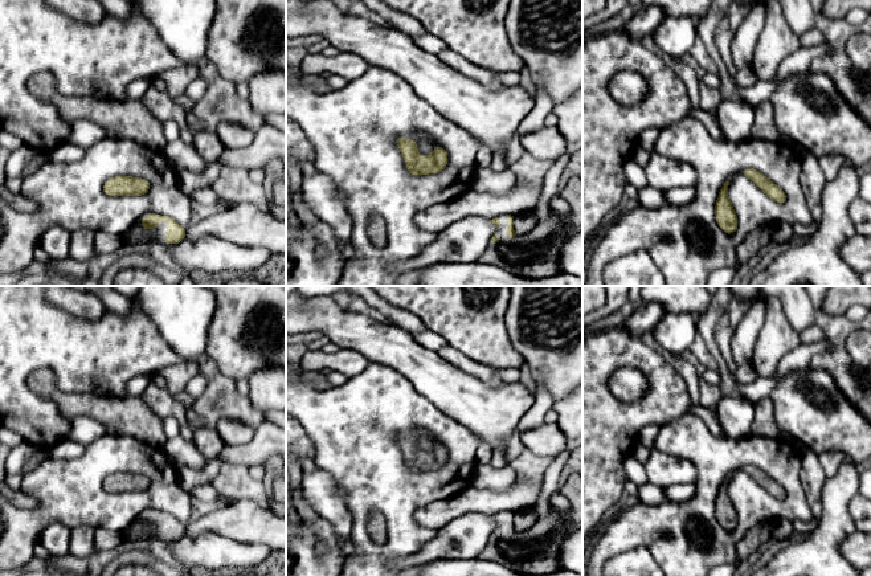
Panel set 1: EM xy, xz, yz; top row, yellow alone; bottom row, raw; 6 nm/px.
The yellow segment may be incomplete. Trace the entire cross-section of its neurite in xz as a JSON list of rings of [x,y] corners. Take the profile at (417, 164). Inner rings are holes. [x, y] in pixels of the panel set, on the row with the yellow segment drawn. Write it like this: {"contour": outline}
{"contour": [[[398,138],[397,146],[412,175],[437,173],[447,164],[447,152],[442,147],[436,147],[429,155],[421,155],[417,143],[406,138]]]}

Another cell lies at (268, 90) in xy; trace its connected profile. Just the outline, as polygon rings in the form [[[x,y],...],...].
[[[265,70],[249,81],[249,90],[248,101],[263,119],[286,113],[286,72]]]

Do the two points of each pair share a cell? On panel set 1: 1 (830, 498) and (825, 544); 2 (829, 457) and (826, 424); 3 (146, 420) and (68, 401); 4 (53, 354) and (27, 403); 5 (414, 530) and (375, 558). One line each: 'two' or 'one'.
1: one
2: two
3: one
4: one
5: one

